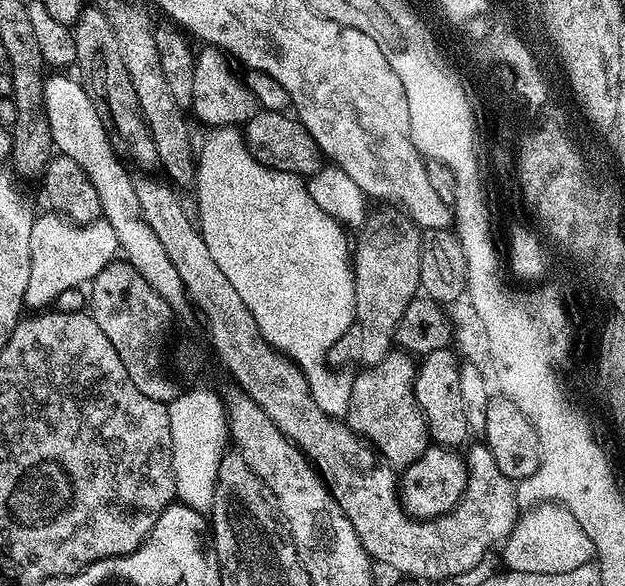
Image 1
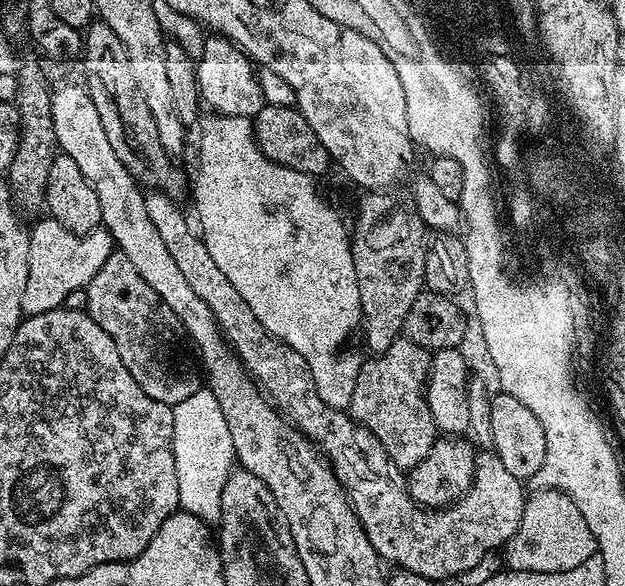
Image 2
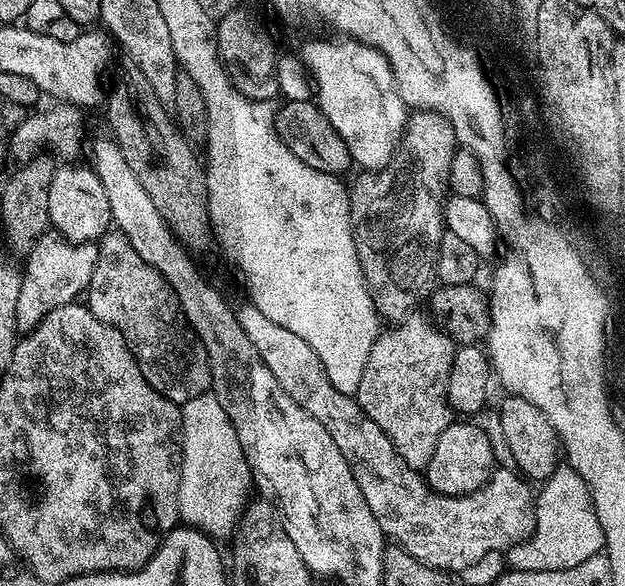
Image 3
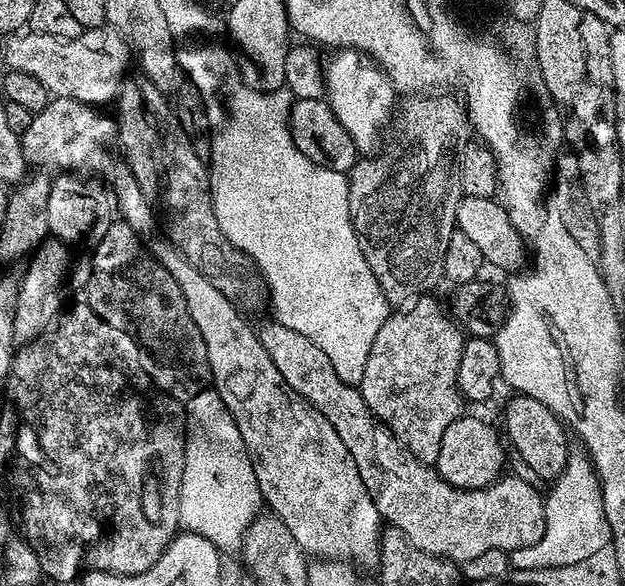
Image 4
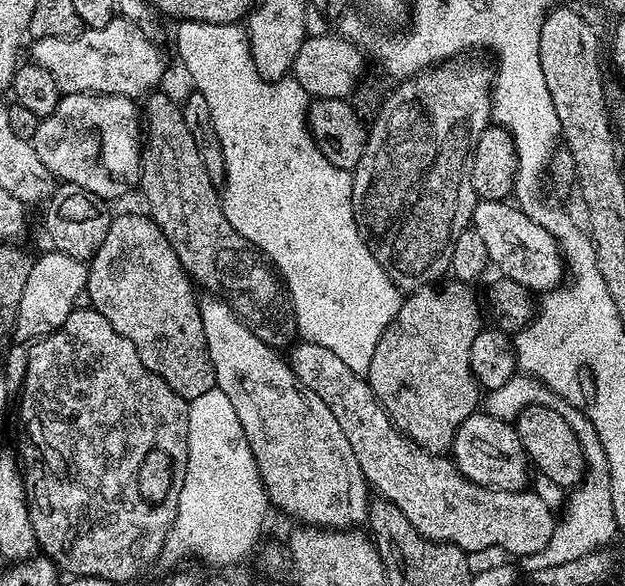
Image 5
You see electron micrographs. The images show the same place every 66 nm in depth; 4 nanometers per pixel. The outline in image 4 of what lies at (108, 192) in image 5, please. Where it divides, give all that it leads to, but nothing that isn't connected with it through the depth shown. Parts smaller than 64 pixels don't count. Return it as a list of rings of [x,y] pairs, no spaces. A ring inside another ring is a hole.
[[[61,96],[49,99],[46,107],[33,115],[30,126],[21,133],[24,159],[29,165],[50,172],[90,176],[96,170],[103,171],[105,149],[117,141],[118,129],[111,115],[100,112],[103,111],[77,99]]]

